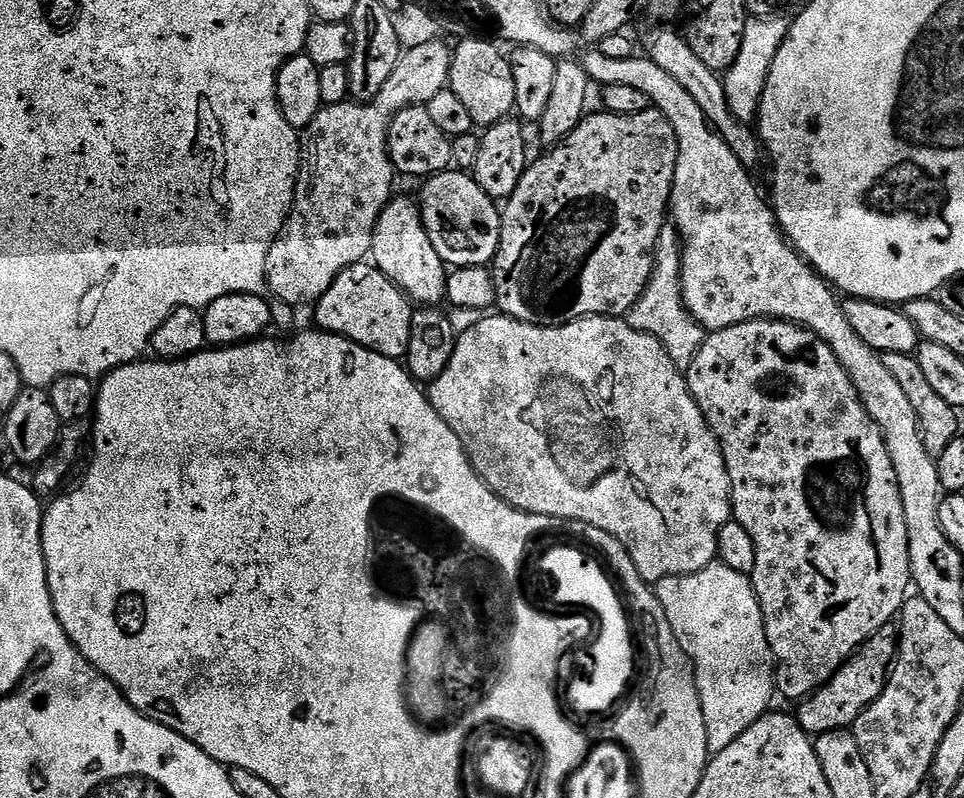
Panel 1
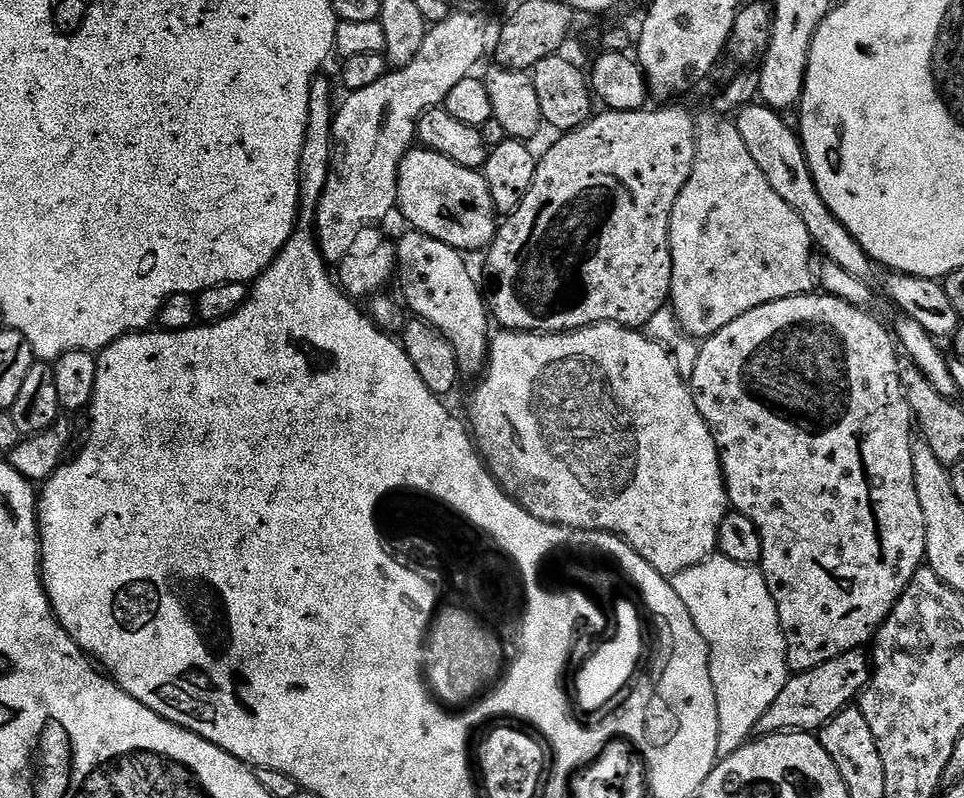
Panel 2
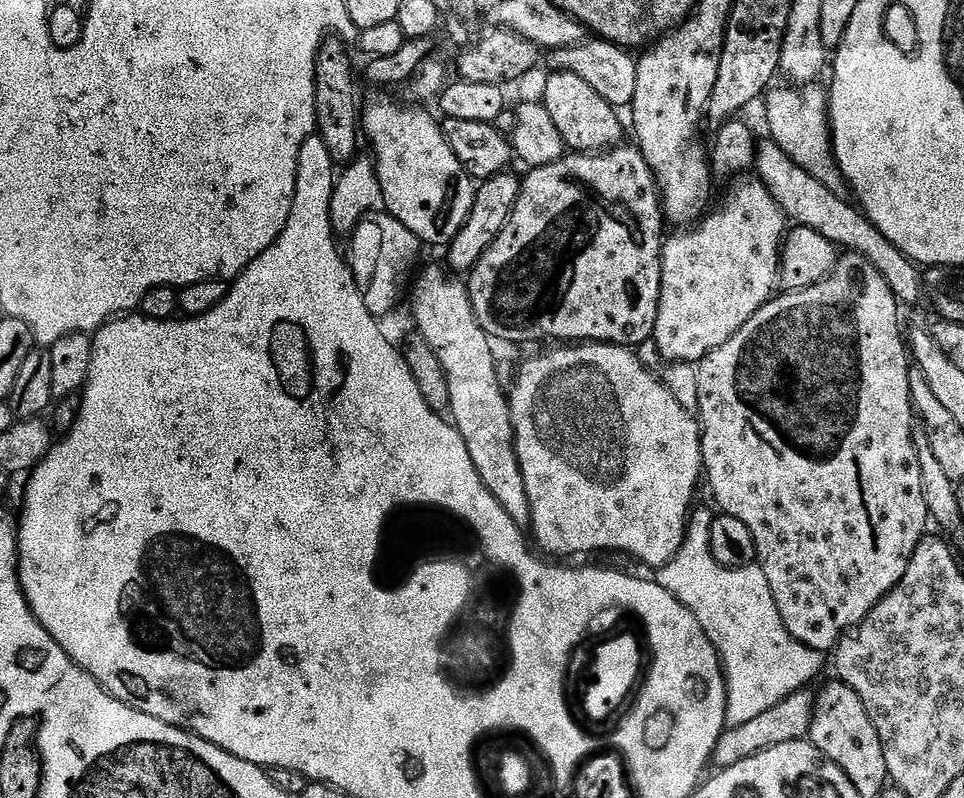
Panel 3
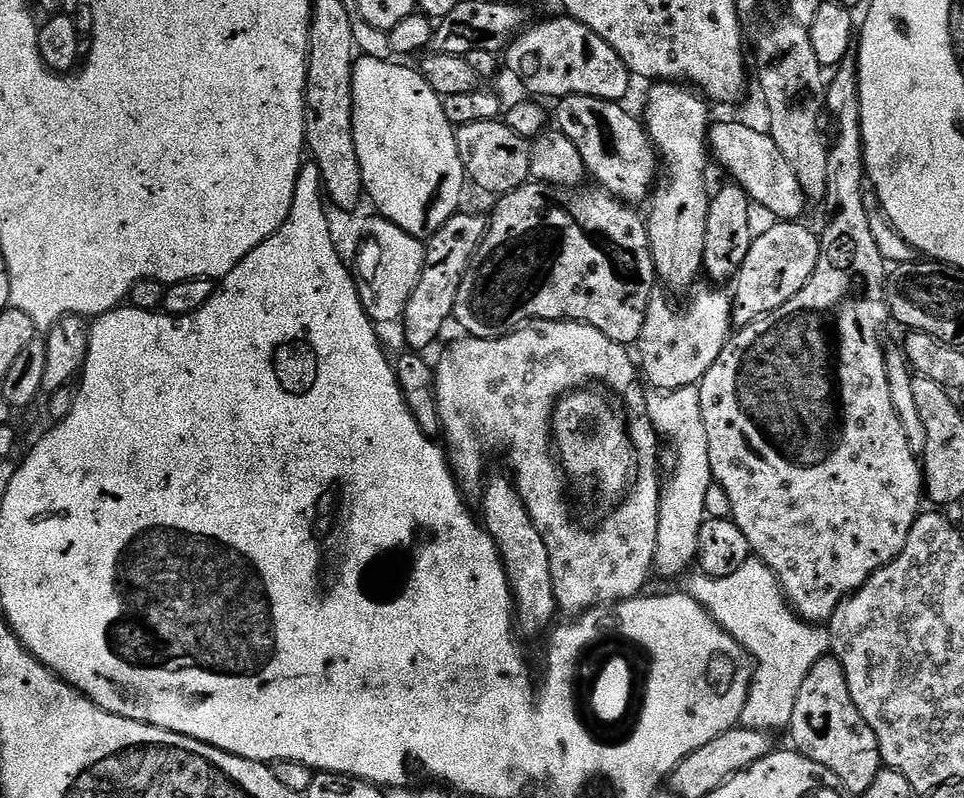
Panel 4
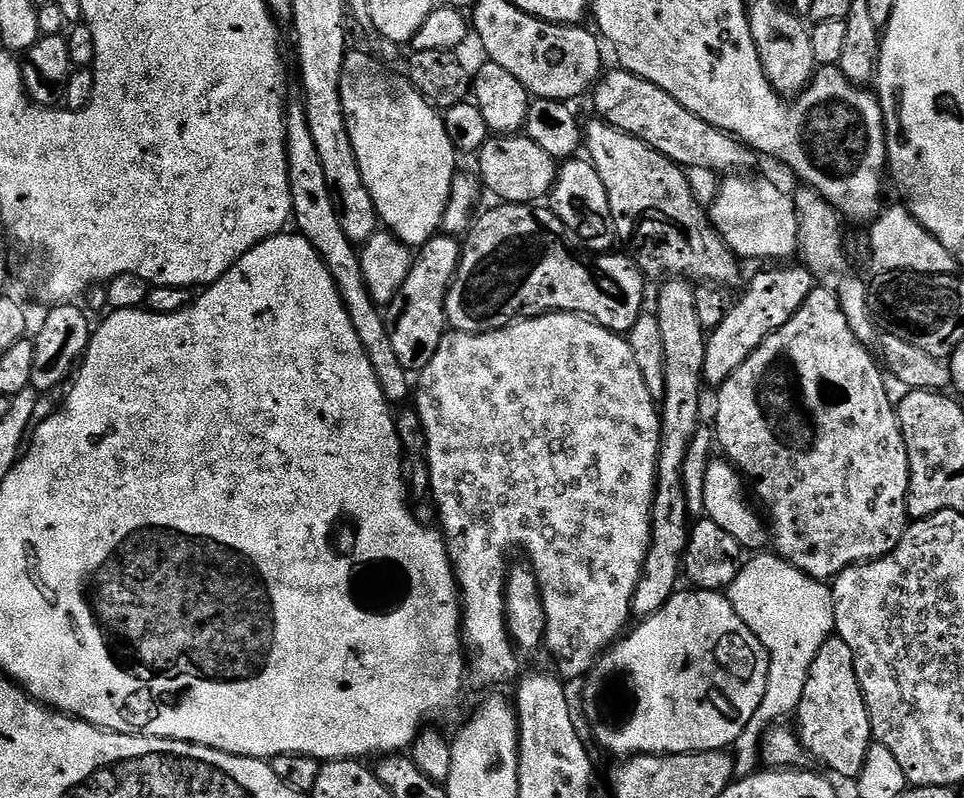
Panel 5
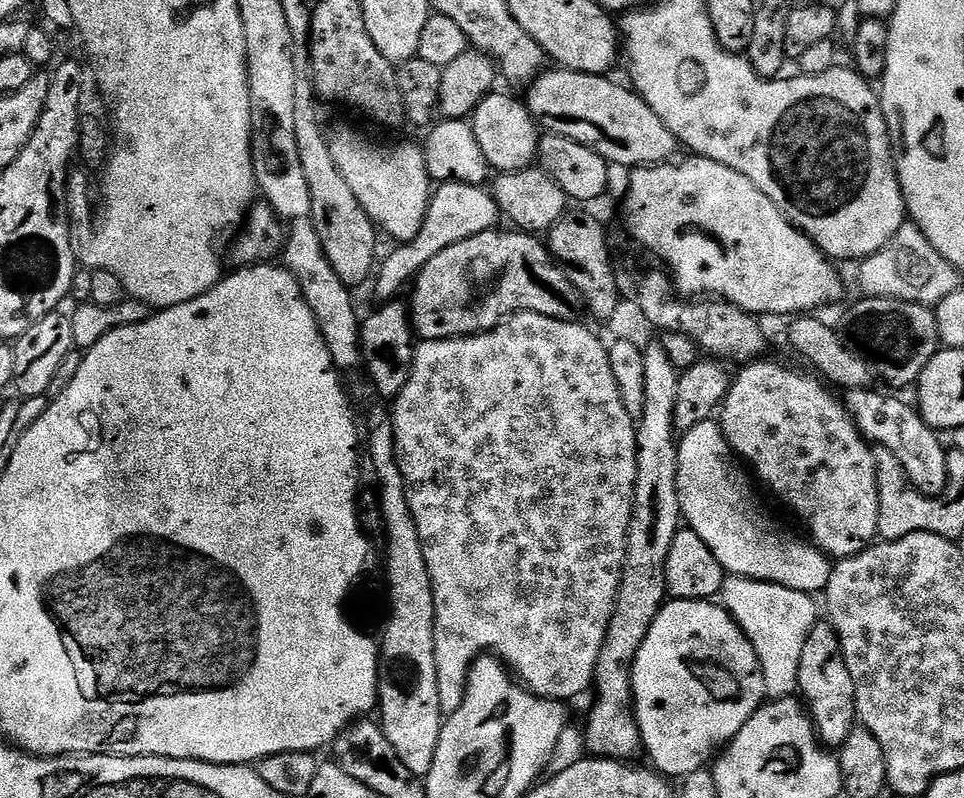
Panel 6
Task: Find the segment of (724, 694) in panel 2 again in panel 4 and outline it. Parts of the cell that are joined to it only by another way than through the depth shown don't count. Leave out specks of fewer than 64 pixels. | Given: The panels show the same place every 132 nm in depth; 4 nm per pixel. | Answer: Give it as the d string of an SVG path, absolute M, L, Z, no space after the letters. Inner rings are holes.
M750 559L741 569L734 570L734 574L726 574L726 578L712 578L696 570L688 580L687 595L698 601L701 609L707 615L715 618L720 625L748 651L754 661L754 675L752 685L746 698L746 706L740 715L739 727L773 730L772 728L787 729L792 722L794 702L798 702L798 690L802 690L802 682L806 682L806 674L823 656L832 651L832 635L827 627L809 624L800 619L788 599L784 596L784 589L776 581L776 575L767 568L761 560Z

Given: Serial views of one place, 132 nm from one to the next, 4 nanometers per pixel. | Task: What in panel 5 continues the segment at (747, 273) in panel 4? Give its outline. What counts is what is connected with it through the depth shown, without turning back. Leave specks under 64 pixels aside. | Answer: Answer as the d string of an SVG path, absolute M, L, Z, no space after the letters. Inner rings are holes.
M768 266L739 293L740 301L725 311L721 324L707 333L704 346L704 378L705 385L719 386L750 358L750 354L758 346L762 346L765 338L785 324L792 315L806 302L812 293L814 277L807 267L788 268L792 266Z

